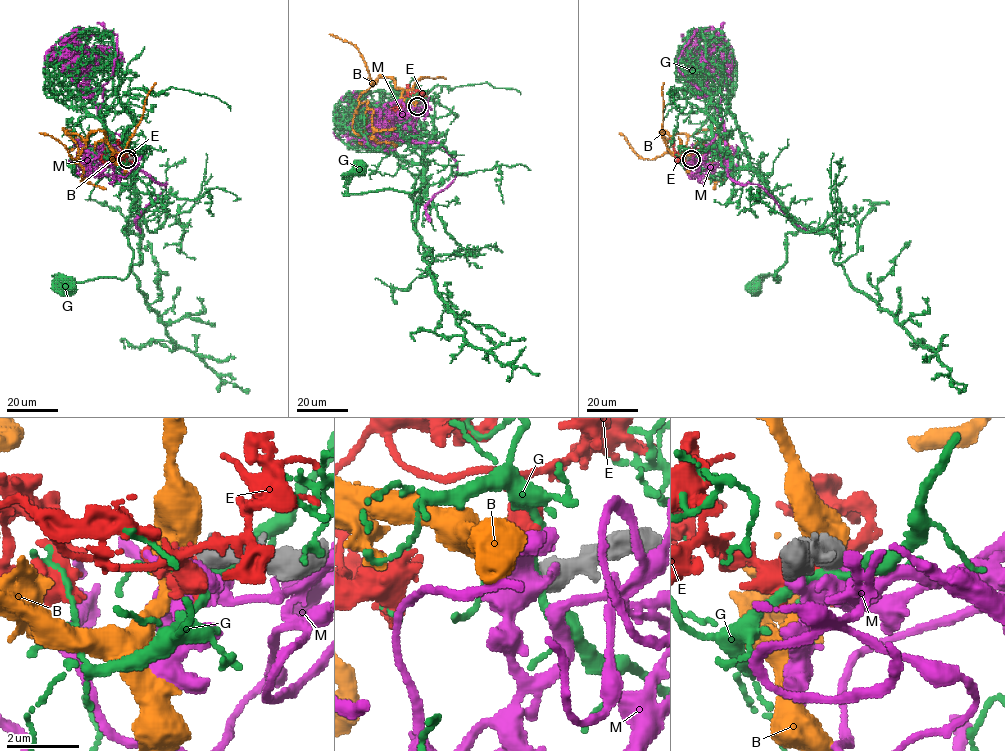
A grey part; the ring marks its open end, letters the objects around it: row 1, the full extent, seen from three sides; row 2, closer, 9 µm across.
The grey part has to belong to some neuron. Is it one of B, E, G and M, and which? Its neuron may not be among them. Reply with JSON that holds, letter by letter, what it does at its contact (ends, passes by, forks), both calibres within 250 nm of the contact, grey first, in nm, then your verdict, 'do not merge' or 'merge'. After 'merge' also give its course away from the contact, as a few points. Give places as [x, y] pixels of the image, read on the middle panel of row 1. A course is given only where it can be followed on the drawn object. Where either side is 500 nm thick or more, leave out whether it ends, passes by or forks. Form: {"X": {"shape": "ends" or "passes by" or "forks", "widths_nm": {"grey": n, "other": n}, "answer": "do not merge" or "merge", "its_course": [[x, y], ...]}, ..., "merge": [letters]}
{"B": {"widths_nm": {"grey": 600, "other": 500}, "answer": "do not merge"}, "E": {"widths_nm": {"grey": 650, "other": 280}, "answer": "do not merge"}, "G": {"widths_nm": {"grey": 650, "other": 200}, "answer": "do not merge"}, "M": {"widths_nm": {"grey": 600, "other": 440}, "answer": "merge", "its_course": [[418, 106], [416, 124], [398, 140], [377, 133], [380, 116], [372, 109], [354, 110], [380, 103]]}, "merge": ["M"]}

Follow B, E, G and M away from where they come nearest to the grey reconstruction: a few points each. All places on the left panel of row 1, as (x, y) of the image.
B: (127, 159), (113, 160), (101, 130), (84, 139), (69, 133), (77, 146), (83, 180), (101, 166), (105, 153)
E: (128, 159), (105, 153), (102, 162), (107, 166)
G: (128, 160), (143, 148), (121, 230), (133, 252), (129, 275), (55, 275), (69, 285)
M: (128, 160), (123, 139), (105, 133), (89, 88), (90, 49), (82, 44), (64, 59), (77, 70), (90, 63)

